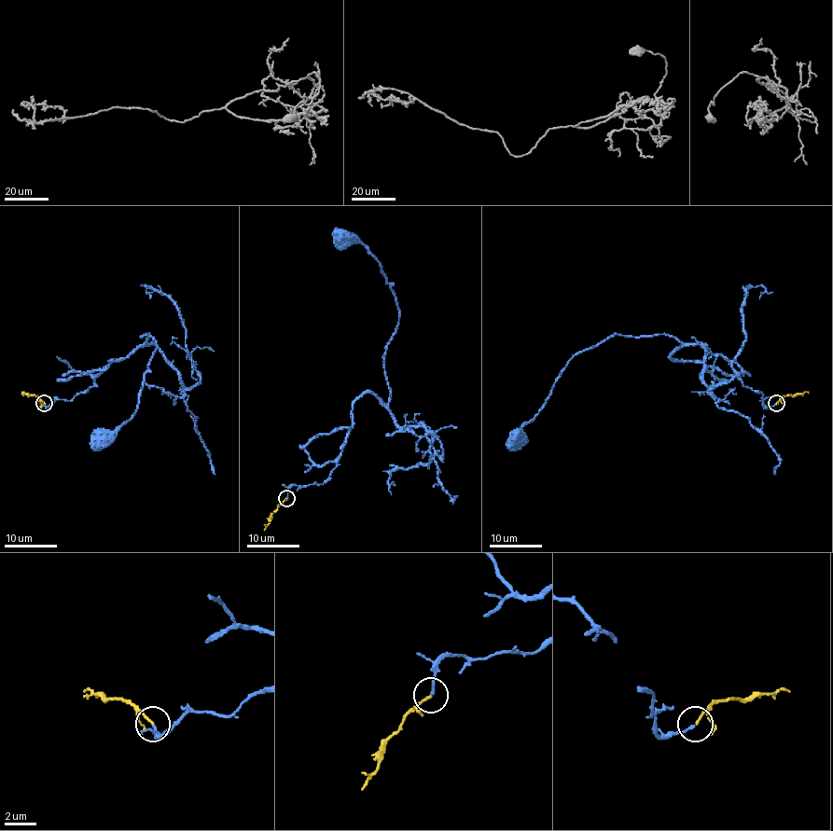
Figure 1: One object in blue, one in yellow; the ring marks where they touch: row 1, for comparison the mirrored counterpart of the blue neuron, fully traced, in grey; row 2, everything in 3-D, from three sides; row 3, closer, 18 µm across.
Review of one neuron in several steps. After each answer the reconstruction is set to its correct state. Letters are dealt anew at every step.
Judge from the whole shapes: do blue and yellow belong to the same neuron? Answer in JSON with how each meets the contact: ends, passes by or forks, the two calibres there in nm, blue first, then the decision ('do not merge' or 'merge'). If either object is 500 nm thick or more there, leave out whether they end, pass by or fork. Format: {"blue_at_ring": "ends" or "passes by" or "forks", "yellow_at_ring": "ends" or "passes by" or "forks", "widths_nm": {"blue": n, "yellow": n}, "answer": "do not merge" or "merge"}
{"blue_at_ring": "ends", "yellow_at_ring": "ends", "widths_nm": {"blue": 160, "yellow": 160}, "answer": "merge"}

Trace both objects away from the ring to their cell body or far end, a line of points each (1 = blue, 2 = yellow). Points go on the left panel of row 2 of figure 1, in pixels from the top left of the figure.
1: (44, 403), (87, 390), (148, 334), (157, 342), (136, 411), (97, 440)
2: (44, 403), (34, 395), (21, 393)

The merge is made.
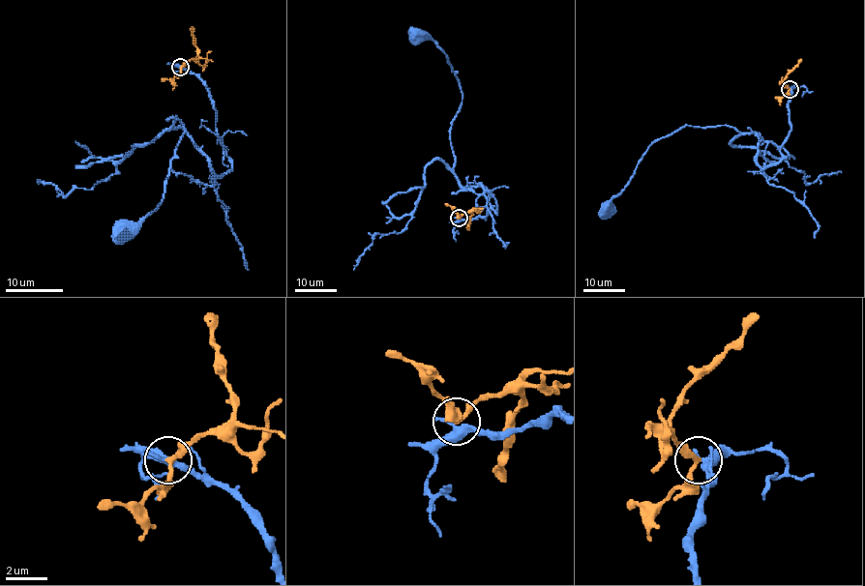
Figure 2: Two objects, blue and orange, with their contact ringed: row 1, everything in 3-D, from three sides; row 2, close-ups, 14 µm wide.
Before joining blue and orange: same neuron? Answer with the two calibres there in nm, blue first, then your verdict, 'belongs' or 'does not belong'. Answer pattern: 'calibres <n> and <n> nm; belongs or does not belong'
calibres 360 and 220 nm; does not belong

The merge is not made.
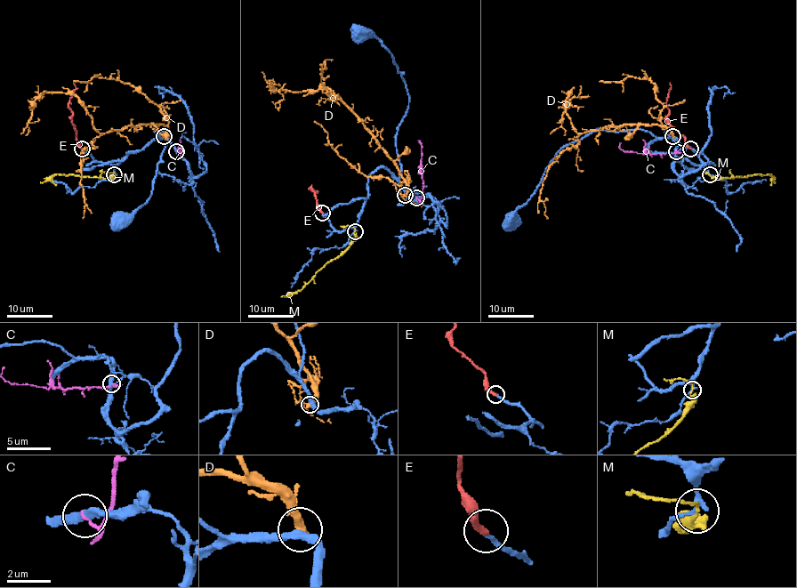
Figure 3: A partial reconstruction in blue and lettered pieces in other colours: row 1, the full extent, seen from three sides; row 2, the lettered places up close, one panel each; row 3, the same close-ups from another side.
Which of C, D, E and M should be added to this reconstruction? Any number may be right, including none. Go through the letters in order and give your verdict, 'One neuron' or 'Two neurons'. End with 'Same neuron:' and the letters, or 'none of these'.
C: Two neurons
D: Two neurons
E: One neuron
M: Two neurons
Same neuron: E

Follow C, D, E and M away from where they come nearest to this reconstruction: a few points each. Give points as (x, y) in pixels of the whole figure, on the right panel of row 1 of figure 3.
C: (675, 151), (651, 154), (624, 152), (620, 148), (621, 143)
D: (673, 136), (656, 124), (625, 124), (577, 132), (566, 109), (569, 92), (561, 124), (550, 133)
E: (690, 149), (686, 140), (669, 123), (666, 100), (670, 83)
M: (710, 175), (728, 178), (768, 173), (775, 181)

